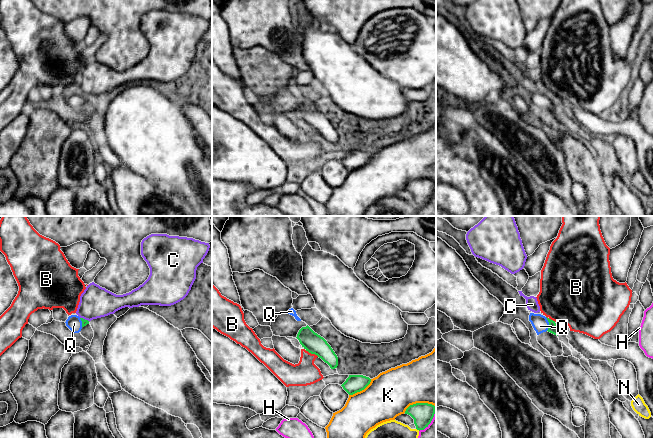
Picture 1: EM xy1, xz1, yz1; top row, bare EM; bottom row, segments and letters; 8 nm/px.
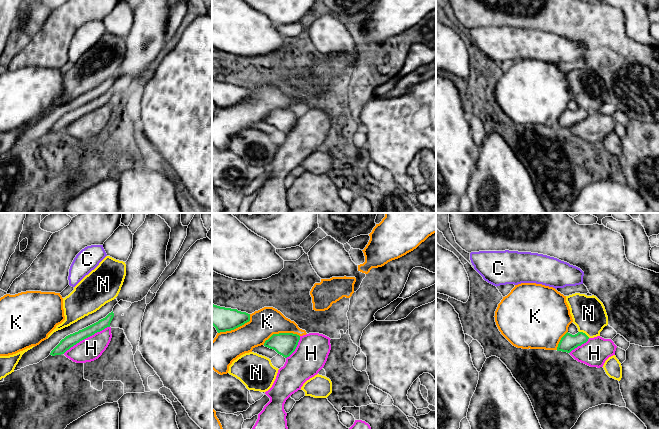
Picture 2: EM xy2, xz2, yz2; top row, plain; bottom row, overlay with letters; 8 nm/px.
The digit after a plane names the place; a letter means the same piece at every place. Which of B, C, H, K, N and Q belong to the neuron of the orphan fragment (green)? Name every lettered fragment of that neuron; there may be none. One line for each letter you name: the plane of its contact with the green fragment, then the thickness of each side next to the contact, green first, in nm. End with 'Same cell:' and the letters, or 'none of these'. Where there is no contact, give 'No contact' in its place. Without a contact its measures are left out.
Q: Touches green in yz1. Thickness 80 nm (green) against 130 nm
Same cell: Q

